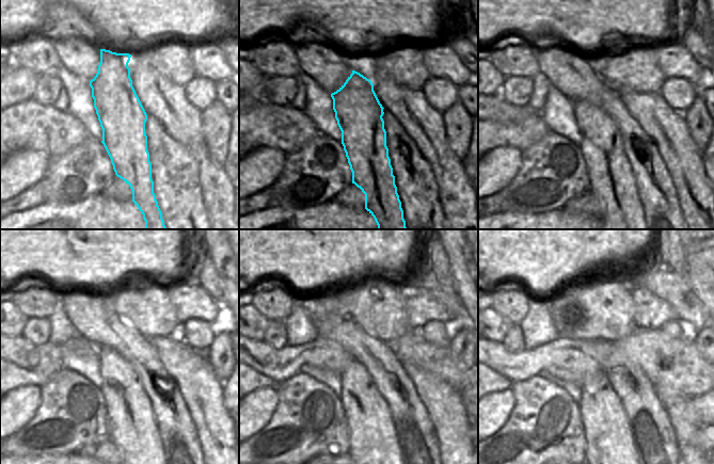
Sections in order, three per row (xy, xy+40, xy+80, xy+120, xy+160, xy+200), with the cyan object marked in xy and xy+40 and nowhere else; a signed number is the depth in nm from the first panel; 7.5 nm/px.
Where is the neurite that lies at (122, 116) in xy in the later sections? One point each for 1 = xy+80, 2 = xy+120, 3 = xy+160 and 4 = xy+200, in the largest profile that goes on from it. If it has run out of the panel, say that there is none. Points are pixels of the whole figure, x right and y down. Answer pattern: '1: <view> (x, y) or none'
1: xy+80 (611, 178)
2: xy+120 (132, 429)
3: xy+160 (374, 446)
4: xy+200 (609, 443)

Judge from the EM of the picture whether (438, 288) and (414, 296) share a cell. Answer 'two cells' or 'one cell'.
two cells

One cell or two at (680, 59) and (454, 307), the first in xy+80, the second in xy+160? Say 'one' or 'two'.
two

